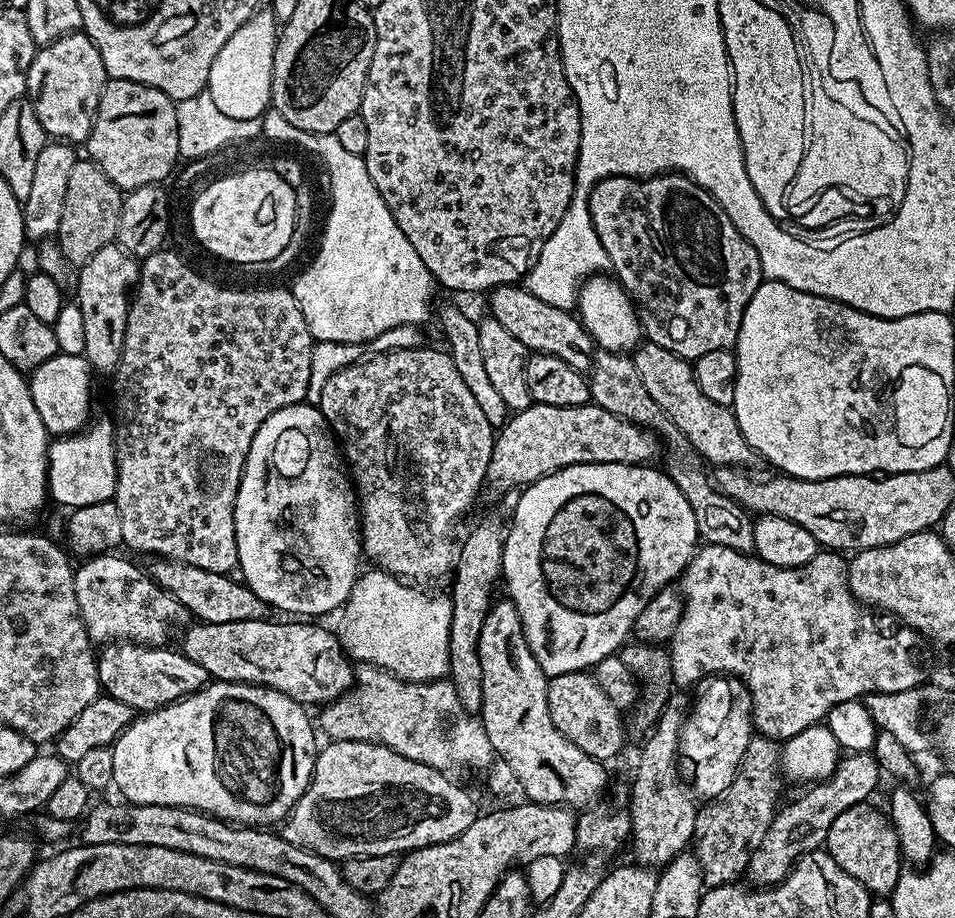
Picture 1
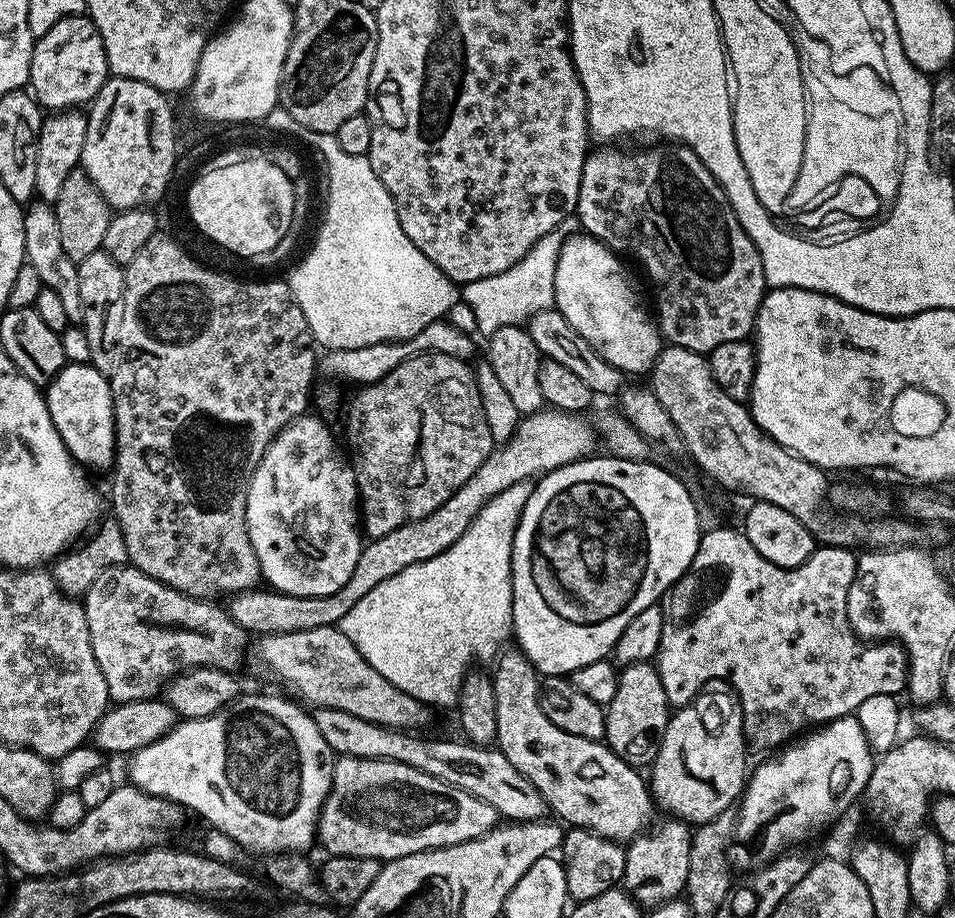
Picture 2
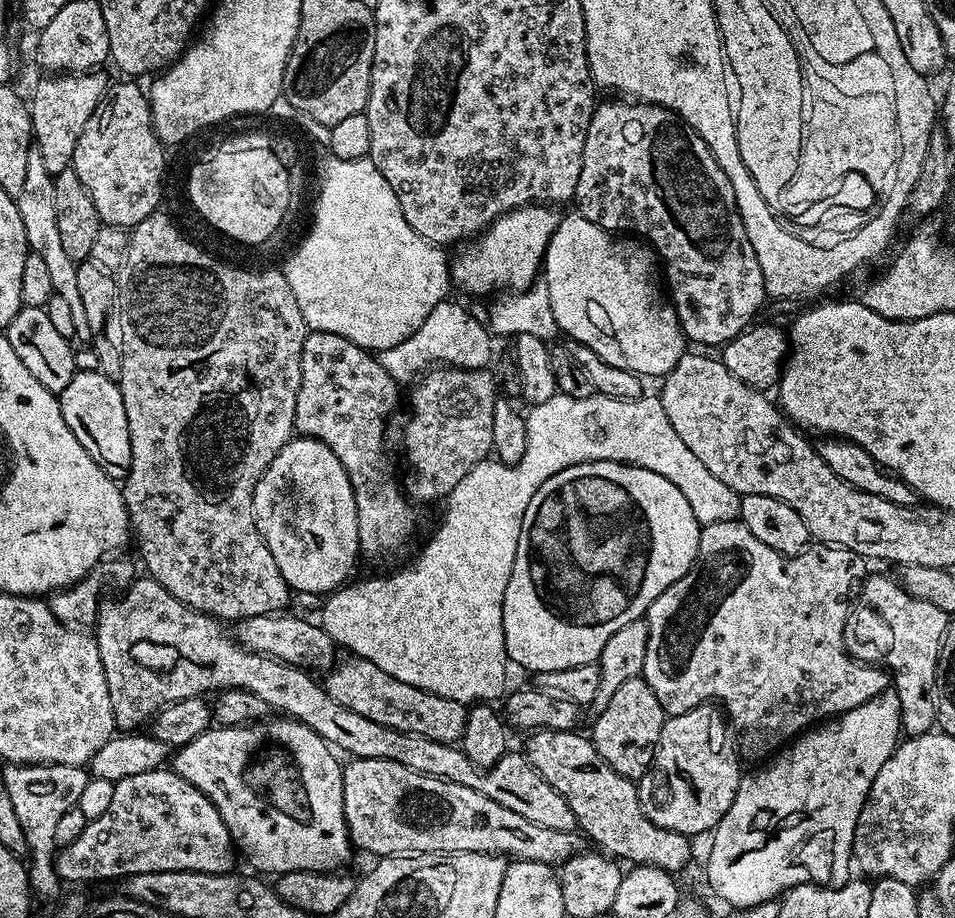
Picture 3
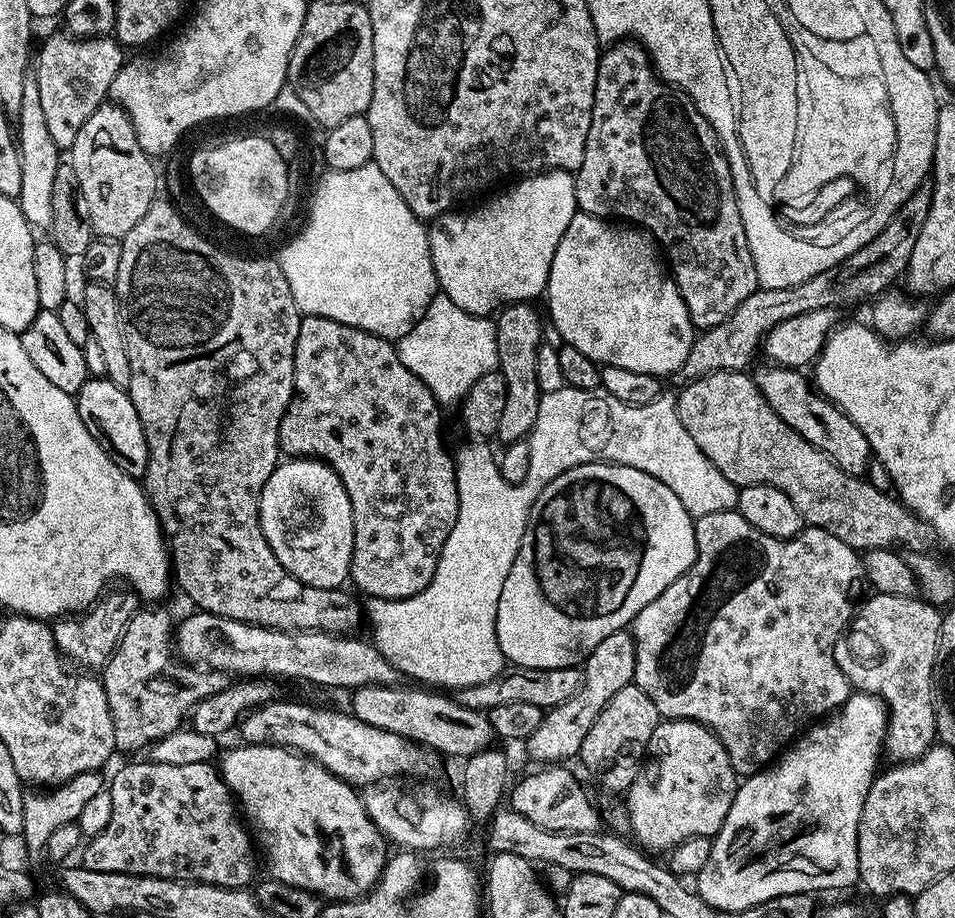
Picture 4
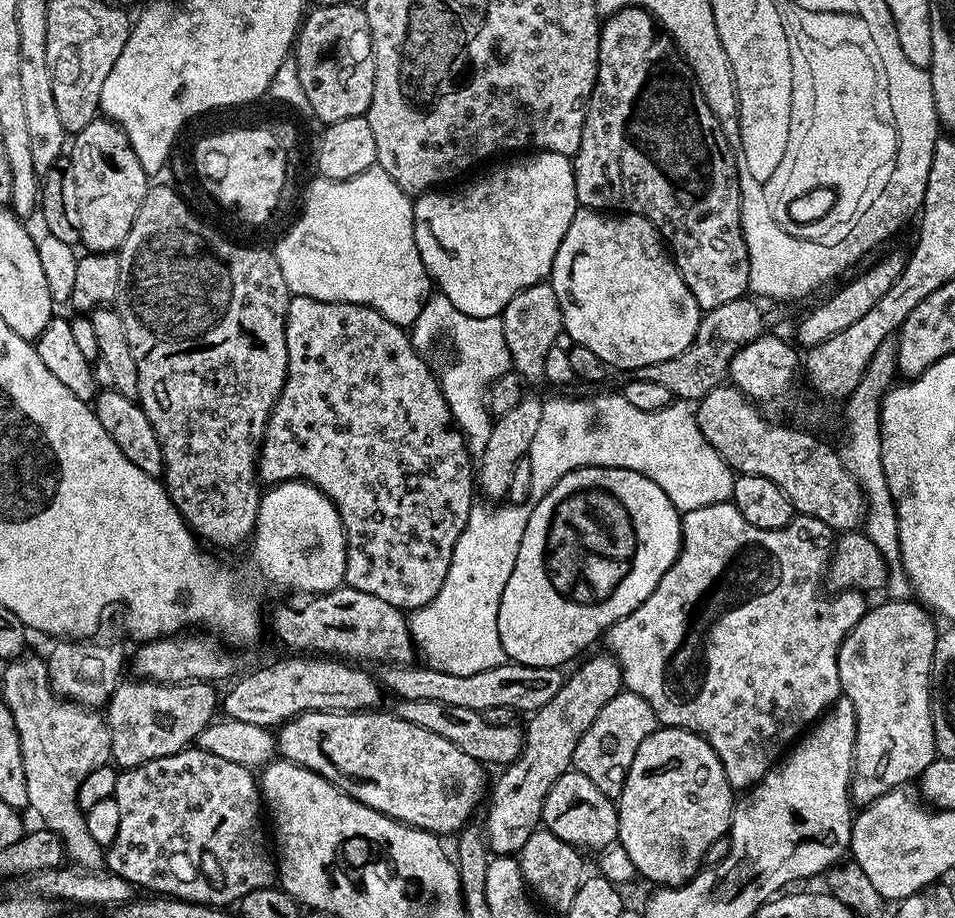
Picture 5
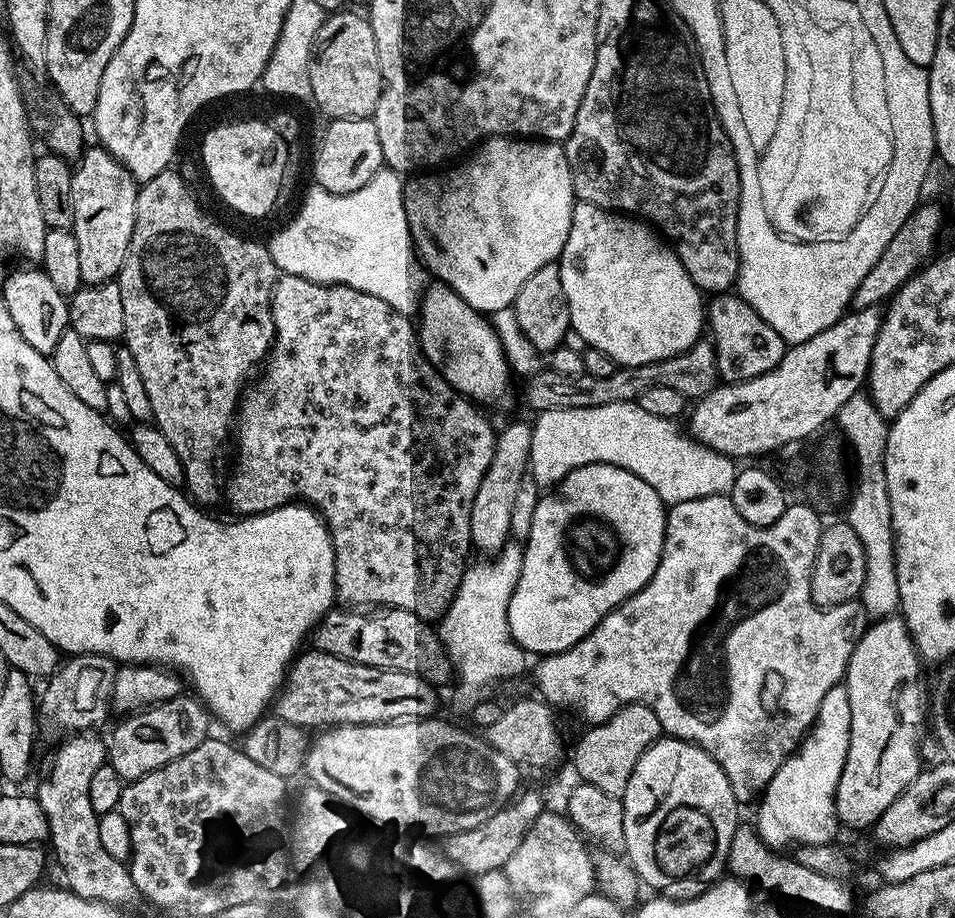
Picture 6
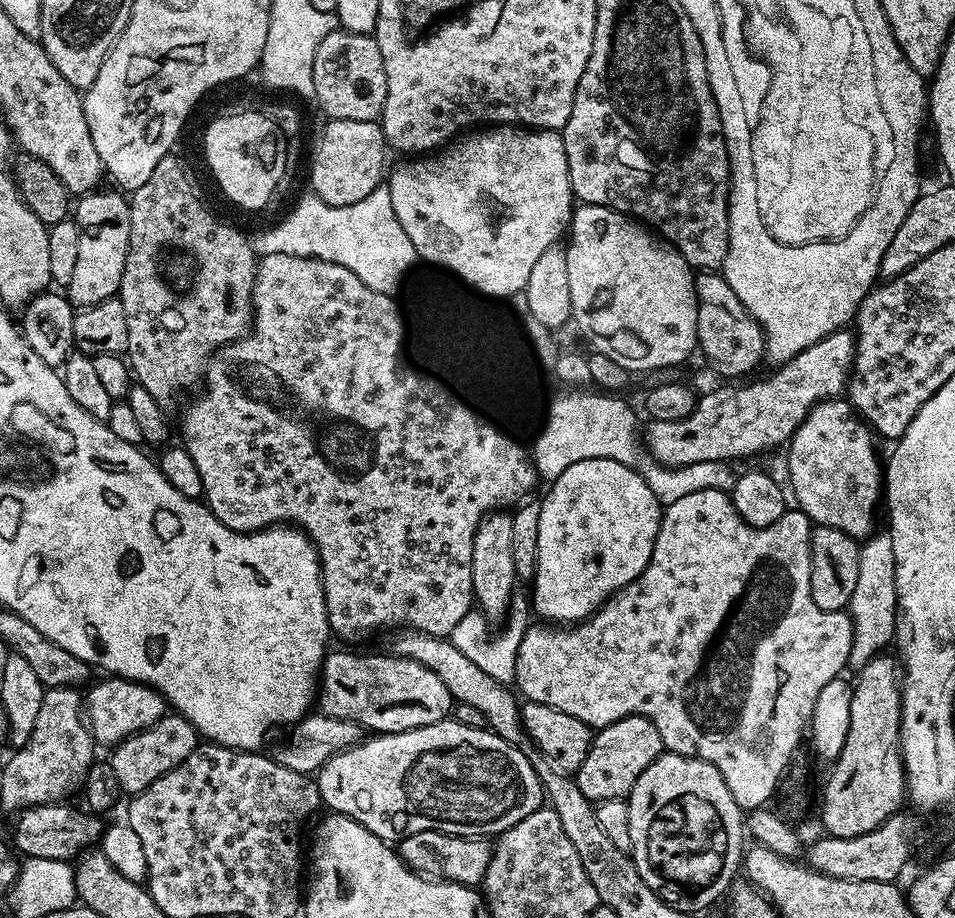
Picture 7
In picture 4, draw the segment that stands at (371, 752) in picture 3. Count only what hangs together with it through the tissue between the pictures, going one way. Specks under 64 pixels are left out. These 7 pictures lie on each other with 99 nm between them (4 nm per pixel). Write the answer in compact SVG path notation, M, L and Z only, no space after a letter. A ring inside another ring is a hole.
M148 606L136 612L112 651L112 657L102 669L102 683L106 690L106 702L110 706L110 718L114 722L117 749L121 753L136 752L139 748L140 751L147 750L154 742L166 738L166 734L174 734L189 719L192 709L202 702L202 698L210 698L210 694L226 690L229 682L227 672L197 668L180 659L174 647L174 619L170 613L163 612L160 606ZM544 766L541 772L532 772L529 776L524 776L520 781L513 783L510 788L510 800L512 796L512 804L510 804L511 811L522 814L526 818L530 818L530 822L534 822L534 826L542 826L542 830L547 832L598 832L601 831L602 824L600 824L600 812L596 809L596 804L594 801L588 797L588 792L586 789L580 785L580 780L575 776L574 773L568 769L568 766Z

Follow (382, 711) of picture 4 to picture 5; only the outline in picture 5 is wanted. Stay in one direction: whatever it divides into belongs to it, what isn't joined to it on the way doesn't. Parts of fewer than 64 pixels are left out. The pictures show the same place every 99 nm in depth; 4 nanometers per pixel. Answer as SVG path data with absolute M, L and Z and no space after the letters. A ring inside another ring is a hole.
M400 700L394 708L394 715L406 722L414 722L414 726L422 726L422 730L434 730L434 734L442 734L446 742L454 742L458 750L466 750L470 758L479 760L485 766L512 764L524 749L523 727L516 728L515 723L506 726L490 726L483 714L474 710L466 710L466 706L446 706L446 702L426 702L425 700Z

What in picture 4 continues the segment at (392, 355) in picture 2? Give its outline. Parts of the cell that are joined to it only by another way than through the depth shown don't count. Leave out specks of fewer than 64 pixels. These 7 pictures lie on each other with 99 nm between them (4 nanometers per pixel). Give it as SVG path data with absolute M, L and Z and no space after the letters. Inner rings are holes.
M443 294L432 297L424 316L396 344L396 352L402 358L402 366L422 378L424 385L434 394L441 406L459 405L464 396L482 378L482 374L497 371L498 342L496 322L488 316L475 316L462 306L454 306Z

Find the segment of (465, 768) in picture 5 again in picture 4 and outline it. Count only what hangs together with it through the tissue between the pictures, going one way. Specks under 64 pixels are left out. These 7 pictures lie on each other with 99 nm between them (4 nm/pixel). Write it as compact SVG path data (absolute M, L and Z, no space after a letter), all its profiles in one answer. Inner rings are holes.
M277 698L247 712L238 725L238 733L244 744L277 744L309 756L330 770L330 774L353 786L371 786L389 778L428 778L442 763L431 748L390 734L390 730L378 730L378 726L370 726L344 712L311 708L308 704L287 704L283 698Z

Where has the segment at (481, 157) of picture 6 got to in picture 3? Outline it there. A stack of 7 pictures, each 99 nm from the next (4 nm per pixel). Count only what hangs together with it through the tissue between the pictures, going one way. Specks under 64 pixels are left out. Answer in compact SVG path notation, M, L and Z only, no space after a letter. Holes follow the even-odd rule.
M527 204L510 210L498 217L485 228L474 242L467 245L468 252L460 252L450 260L450 280L468 296L484 296L487 292L499 293L501 290L527 290L537 283L544 263L544 251L548 248L554 230L560 225L561 213L547 204Z

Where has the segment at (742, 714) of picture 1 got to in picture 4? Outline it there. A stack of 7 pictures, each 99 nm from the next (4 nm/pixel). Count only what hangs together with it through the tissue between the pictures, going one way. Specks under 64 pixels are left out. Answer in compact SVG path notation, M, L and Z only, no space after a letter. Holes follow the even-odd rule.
M661 719L646 749L646 767L626 793L631 835L641 849L652 854L667 853L692 836L711 838L726 822L726 814L734 802L737 787L738 777L732 769L728 752L716 733L699 724L697 720Z

